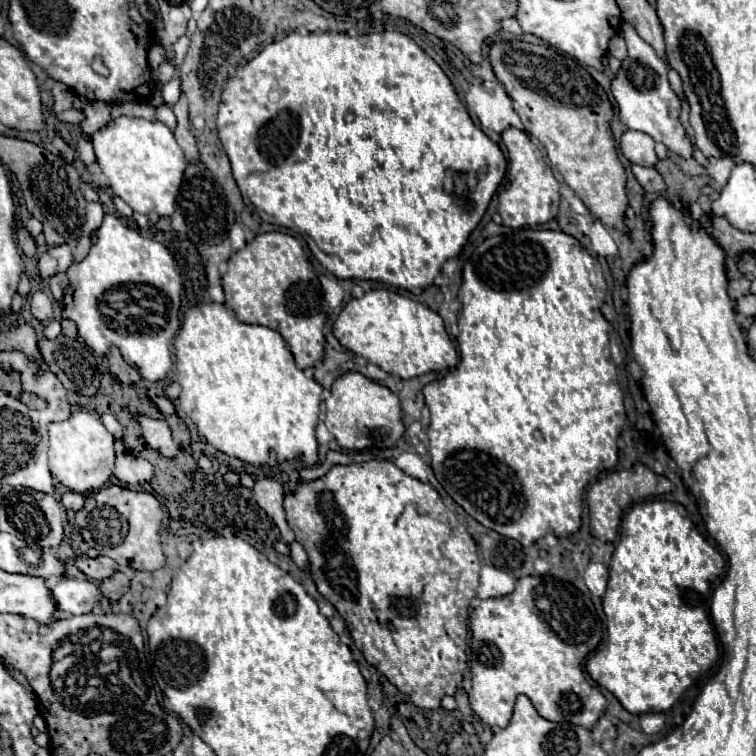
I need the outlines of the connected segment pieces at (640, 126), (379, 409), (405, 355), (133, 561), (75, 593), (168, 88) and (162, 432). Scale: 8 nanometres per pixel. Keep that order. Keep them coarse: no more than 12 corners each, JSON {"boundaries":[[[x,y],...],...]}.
{"boundaries":[[[632,24],[612,80],[620,120],[692,158],[666,64]],[[360,372],[330,388],[324,424],[346,450],[394,448],[398,396]],[[386,288],[334,322],[346,350],[404,380],[458,362],[442,318]],[[106,486],[76,512],[82,540],[134,570],[166,564],[162,506]],[[62,578],[52,588],[58,608],[92,612],[100,588],[86,578]],[[180,66],[172,80],[162,88],[168,106],[180,98]],[[142,414],[134,420],[142,426],[150,448],[166,458],[178,454],[170,426]]]}

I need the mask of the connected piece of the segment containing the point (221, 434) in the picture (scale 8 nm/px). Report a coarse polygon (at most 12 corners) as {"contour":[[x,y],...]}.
{"contour":[[224,304],[186,310],[180,408],[250,464],[318,460],[322,386]]}

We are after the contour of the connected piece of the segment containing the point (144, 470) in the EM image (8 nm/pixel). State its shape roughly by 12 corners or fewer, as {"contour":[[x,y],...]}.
{"contour":[[118,454],[114,476],[136,486],[150,482],[152,464],[132,454]]}

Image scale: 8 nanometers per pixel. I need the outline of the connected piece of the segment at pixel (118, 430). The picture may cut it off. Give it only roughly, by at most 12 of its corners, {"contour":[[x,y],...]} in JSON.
{"contour":[[102,414],[102,424],[114,438],[122,438],[122,426],[112,414]]}

